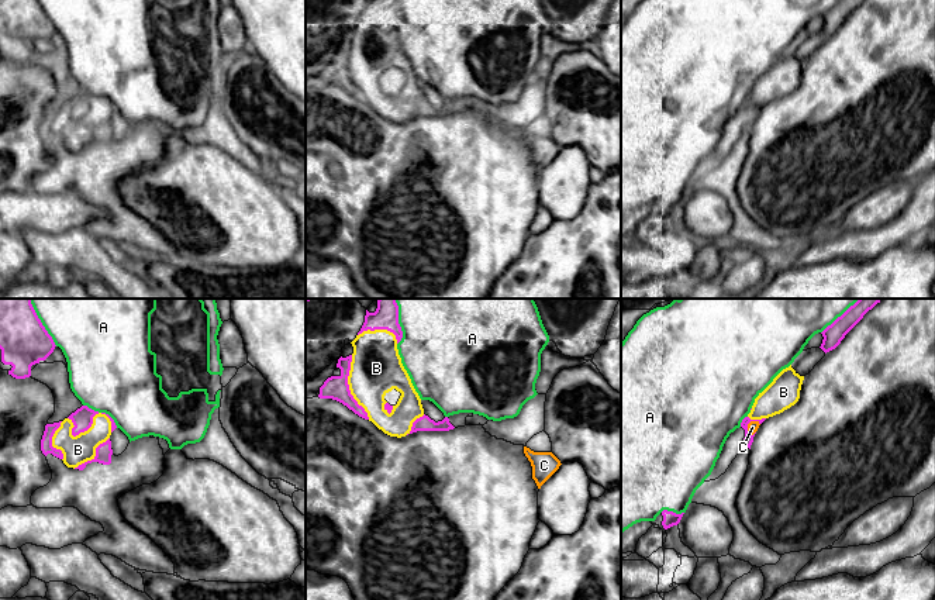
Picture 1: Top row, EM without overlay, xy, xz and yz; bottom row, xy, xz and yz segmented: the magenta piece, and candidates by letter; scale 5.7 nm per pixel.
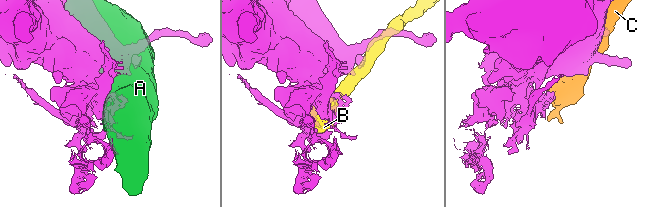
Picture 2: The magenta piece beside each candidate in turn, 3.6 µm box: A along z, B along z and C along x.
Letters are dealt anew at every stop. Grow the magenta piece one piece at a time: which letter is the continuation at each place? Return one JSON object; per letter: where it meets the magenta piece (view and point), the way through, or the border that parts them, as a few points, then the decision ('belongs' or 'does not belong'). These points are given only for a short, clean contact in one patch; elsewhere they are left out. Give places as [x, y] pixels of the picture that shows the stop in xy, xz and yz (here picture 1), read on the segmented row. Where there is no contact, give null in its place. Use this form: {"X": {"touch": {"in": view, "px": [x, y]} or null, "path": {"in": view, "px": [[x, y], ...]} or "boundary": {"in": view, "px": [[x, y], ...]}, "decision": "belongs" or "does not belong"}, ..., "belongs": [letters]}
{"A": {"touch": {"in": "xy", "px": [41, 323]}, "decision": "does not belong"}, "B": {"touch": {"in": "xy", "px": [90, 424]}, "decision": "does not belong"}, "C": {"touch": {"in": "yz", "px": [748, 423]}, "decision": "does not belong"}, "belongs": []}

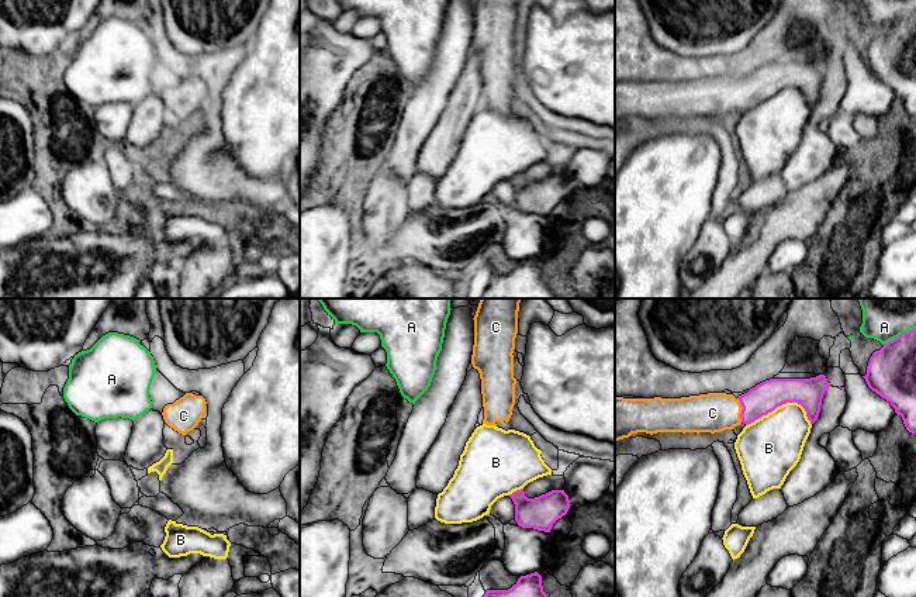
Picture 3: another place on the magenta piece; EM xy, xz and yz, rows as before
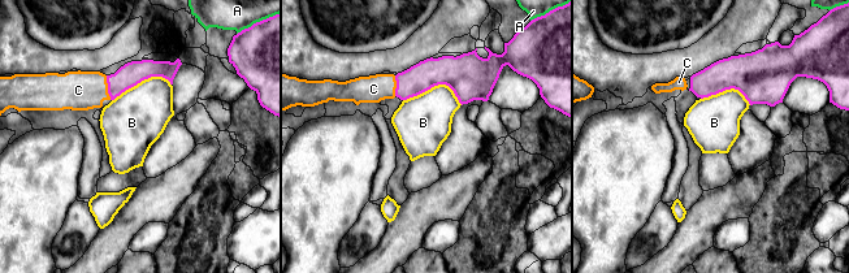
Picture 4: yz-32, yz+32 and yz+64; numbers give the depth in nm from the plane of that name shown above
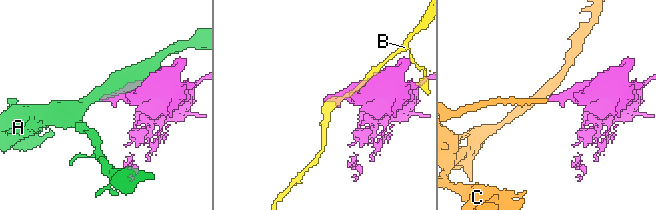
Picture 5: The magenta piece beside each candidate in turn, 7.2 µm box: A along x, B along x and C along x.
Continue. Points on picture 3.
{"A": {"touch": {"in": "yz", "px": [899, 335]}, "decision": "does not belong"}, "B": {"touch": {"in": "yz", "px": [781, 404]}, "decision": "does not belong"}, "C": {"touch": {"in": "yz", "px": [742, 410]}, "path": {"in": "yz", "px": [[763, 399], [742, 410], [712, 413]]}, "decision": "belongs"}, "belongs": ["C"]}

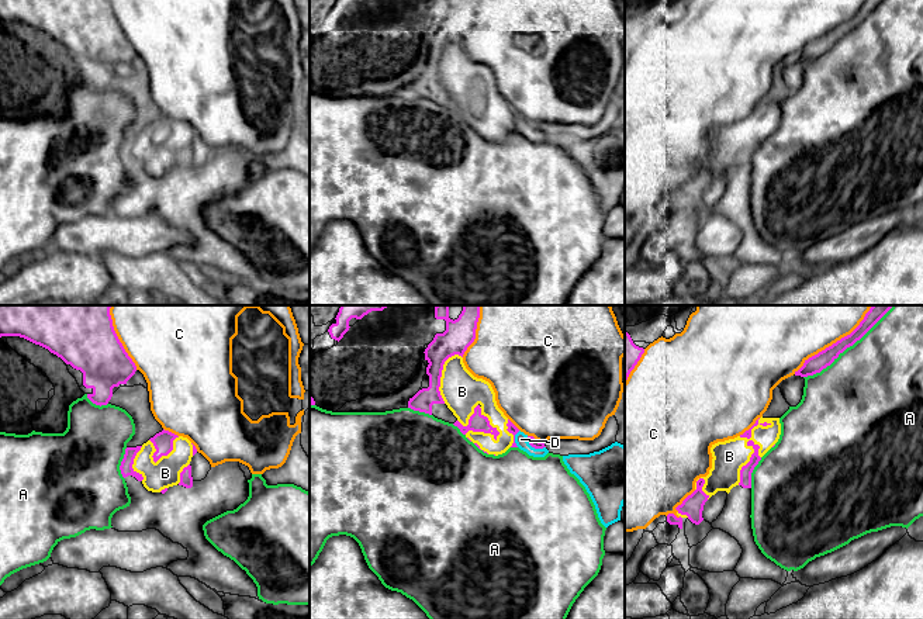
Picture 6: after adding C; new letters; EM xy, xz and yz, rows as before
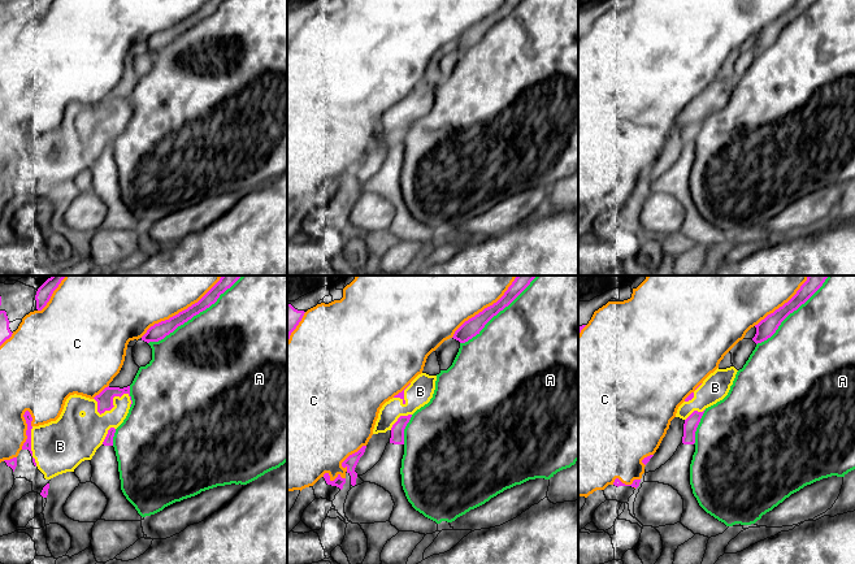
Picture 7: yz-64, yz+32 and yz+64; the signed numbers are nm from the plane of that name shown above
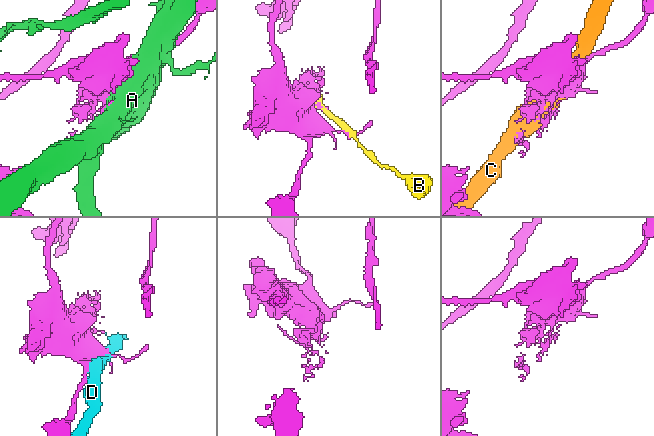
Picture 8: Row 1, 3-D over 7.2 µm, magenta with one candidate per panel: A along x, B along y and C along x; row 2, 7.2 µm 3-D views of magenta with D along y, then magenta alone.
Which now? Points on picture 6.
{"A": {"touch": {"in": "yz", "px": [847, 346]}, "decision": "does not belong"}, "B": {"touch": {"in": "yz", "px": [754, 452]}, "decision": "does not belong"}, "C": {"touch": {"in": "yz", "px": [836, 342]}, "decision": "does not belong"}, "D": {"touch": {"in": "xz", "px": [533, 446]}, "decision": "does not belong"}, "belongs": []}

